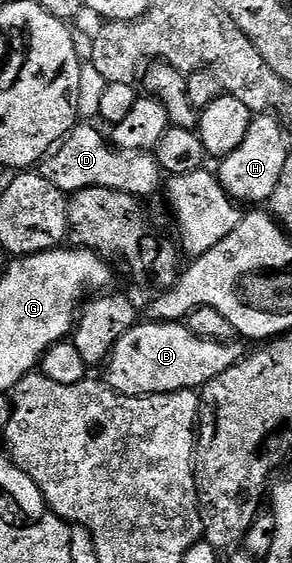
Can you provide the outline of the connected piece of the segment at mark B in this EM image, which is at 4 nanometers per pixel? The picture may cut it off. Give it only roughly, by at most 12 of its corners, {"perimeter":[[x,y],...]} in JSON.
{"perimeter":[[137,322],[112,347],[120,395],[195,392],[242,358],[183,322]]}

